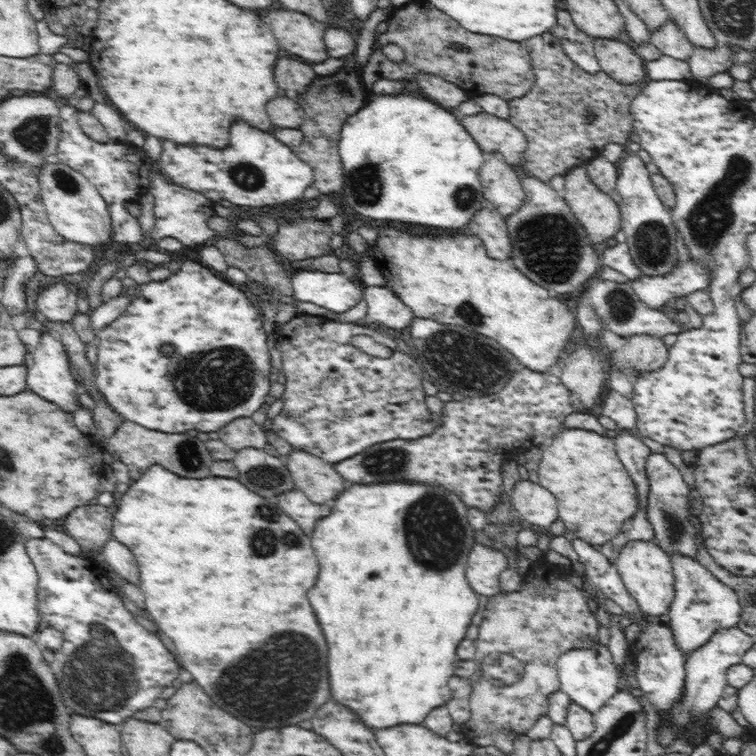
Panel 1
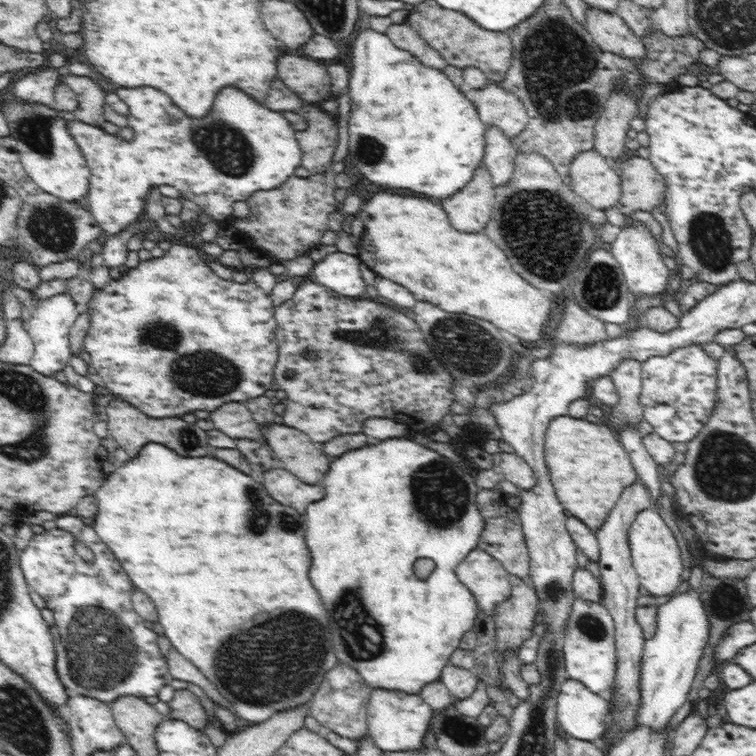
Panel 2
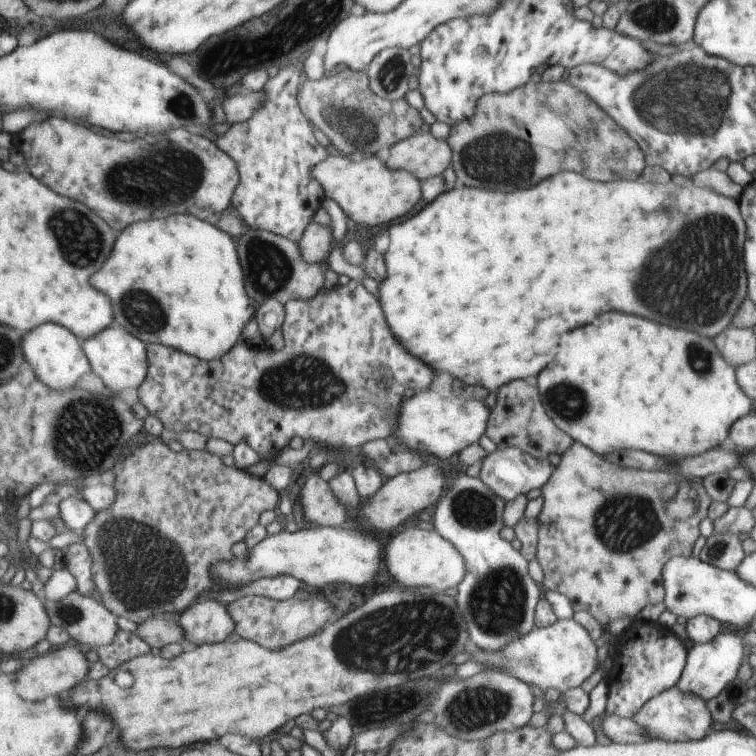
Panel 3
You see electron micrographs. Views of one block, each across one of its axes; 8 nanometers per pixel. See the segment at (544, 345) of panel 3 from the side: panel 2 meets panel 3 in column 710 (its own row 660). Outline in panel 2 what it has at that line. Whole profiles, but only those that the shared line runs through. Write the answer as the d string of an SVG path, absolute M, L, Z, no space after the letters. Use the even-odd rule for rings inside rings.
M158 443L145 444L139 450L138 456L132 457L127 462L116 463L114 471L105 478L102 486L93 495L98 506L98 514L94 516L93 525L97 535L119 560L134 586L152 598L158 610L158 622L162 625L164 634L173 648L188 658L218 687L218 691L230 701L238 717L253 723L262 723L272 718L276 712L284 712L284 710L310 702L322 679L326 676L326 672L337 663L338 657L332 650L330 632L322 630L322 626L326 628L326 608L320 600L320 594L316 592L316 588L312 588L310 578L308 578L311 552L308 552L308 545L304 544L304 536L302 536L304 528L288 526L288 520L286 520L286 516L300 518L301 515L294 508L273 500L258 478L236 470L227 462L212 458L212 456L200 456L200 458L178 456L178 453L172 449Z

